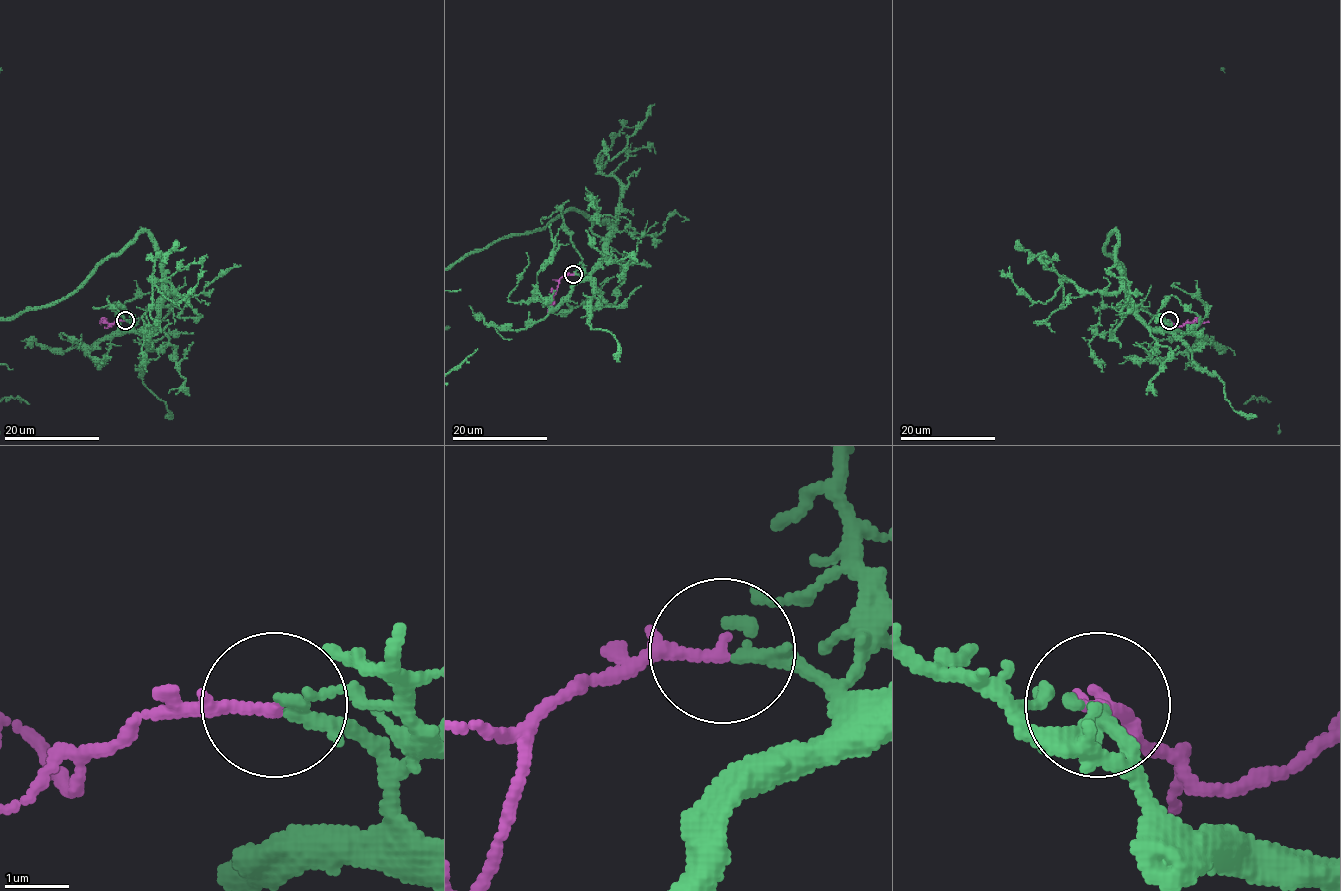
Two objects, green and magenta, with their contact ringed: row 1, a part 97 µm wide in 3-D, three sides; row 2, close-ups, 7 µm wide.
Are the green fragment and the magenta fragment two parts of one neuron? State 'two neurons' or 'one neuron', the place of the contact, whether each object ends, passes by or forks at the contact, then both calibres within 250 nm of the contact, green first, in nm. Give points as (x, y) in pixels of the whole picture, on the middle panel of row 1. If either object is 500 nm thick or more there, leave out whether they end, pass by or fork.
one neuron; at (573, 274); green ends there; magenta ends there; 240 nm thick on the green side, 190 nm on the other

